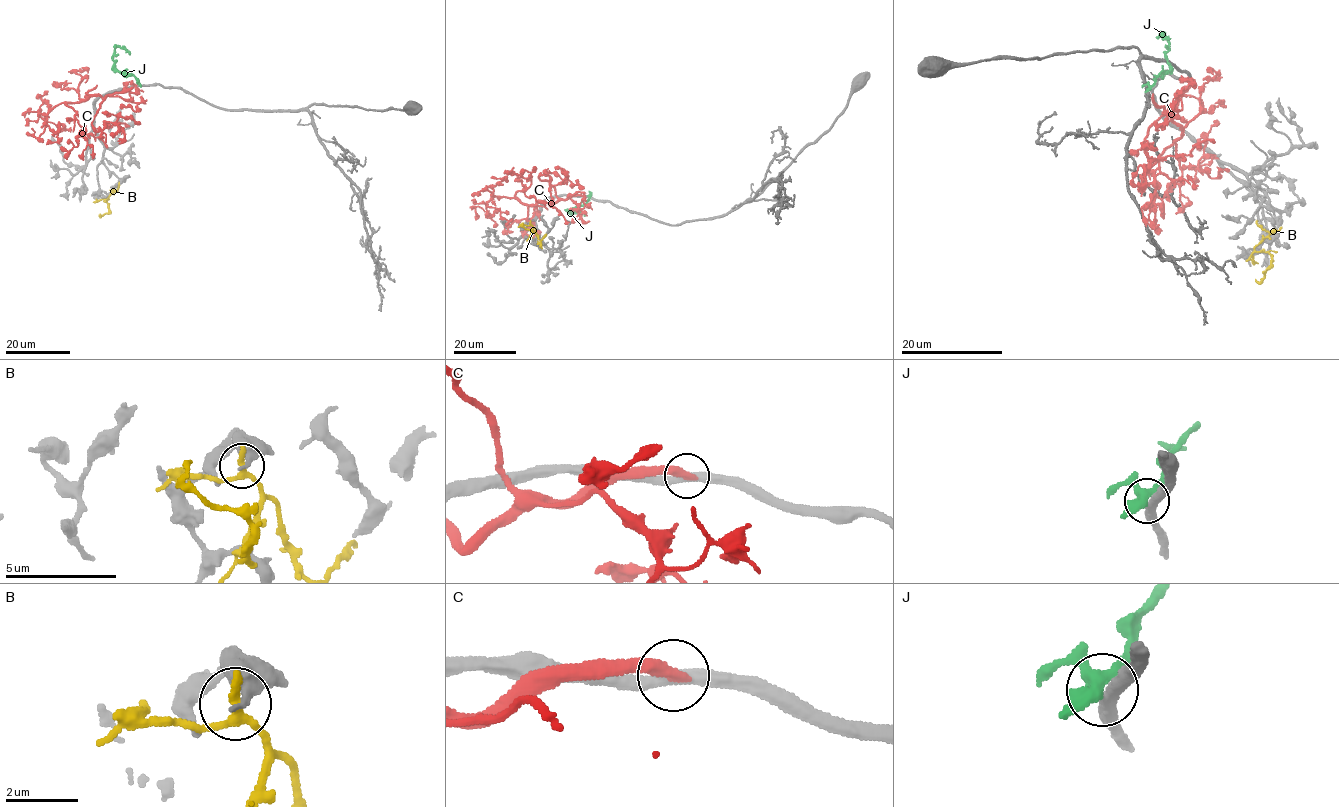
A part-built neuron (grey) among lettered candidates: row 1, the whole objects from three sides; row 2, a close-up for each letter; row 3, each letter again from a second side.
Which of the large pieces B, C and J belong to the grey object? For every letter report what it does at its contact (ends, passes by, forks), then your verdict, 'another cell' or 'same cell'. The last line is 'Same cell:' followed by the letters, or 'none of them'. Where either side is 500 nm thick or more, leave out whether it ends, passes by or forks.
B: it passes by; another cell
C: it ends; another cell
J: it forks; another cell
Same cell: none of them

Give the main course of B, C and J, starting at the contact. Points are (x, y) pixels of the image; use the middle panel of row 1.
B: (530, 223), (532, 226), (530, 236), (531, 232), (523, 223)
C: (582, 195), (551, 205), (538, 201), (527, 205), (515, 196), (530, 180), (504, 172)
J: (590, 196), (582, 205), (568, 209), (570, 214), (582, 211), (584, 216)

